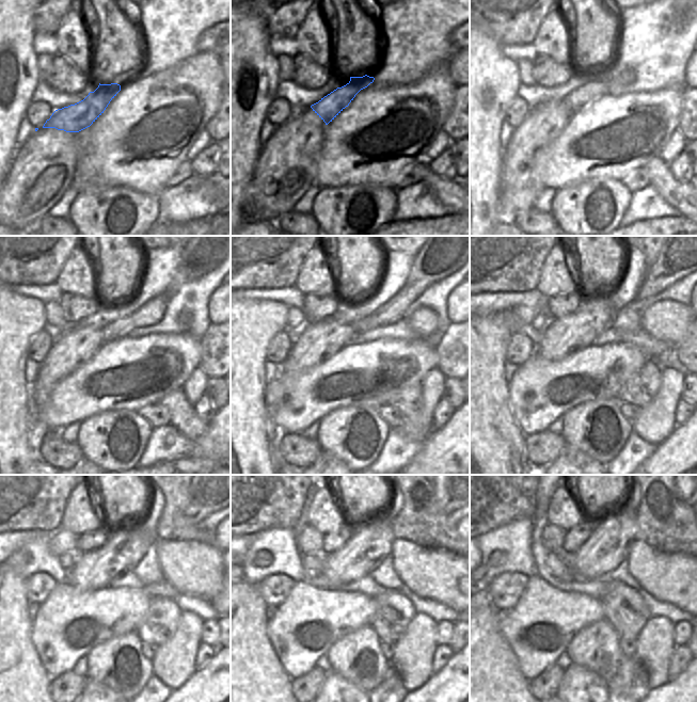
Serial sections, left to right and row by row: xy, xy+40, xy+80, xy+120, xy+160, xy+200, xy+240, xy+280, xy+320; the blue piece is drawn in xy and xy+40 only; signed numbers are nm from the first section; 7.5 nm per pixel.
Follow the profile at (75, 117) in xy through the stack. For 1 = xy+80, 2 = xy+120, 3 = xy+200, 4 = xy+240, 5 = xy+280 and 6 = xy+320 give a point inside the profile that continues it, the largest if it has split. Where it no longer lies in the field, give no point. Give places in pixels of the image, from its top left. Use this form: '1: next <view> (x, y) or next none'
1: next xy+80 (583, 96)
2: next xy+120 (199, 257)
3: next xy+200 (679, 257)
4: next xy+240 (204, 496)
5: next xy+280 (447, 496)
6: next xy+320 (686, 496)

